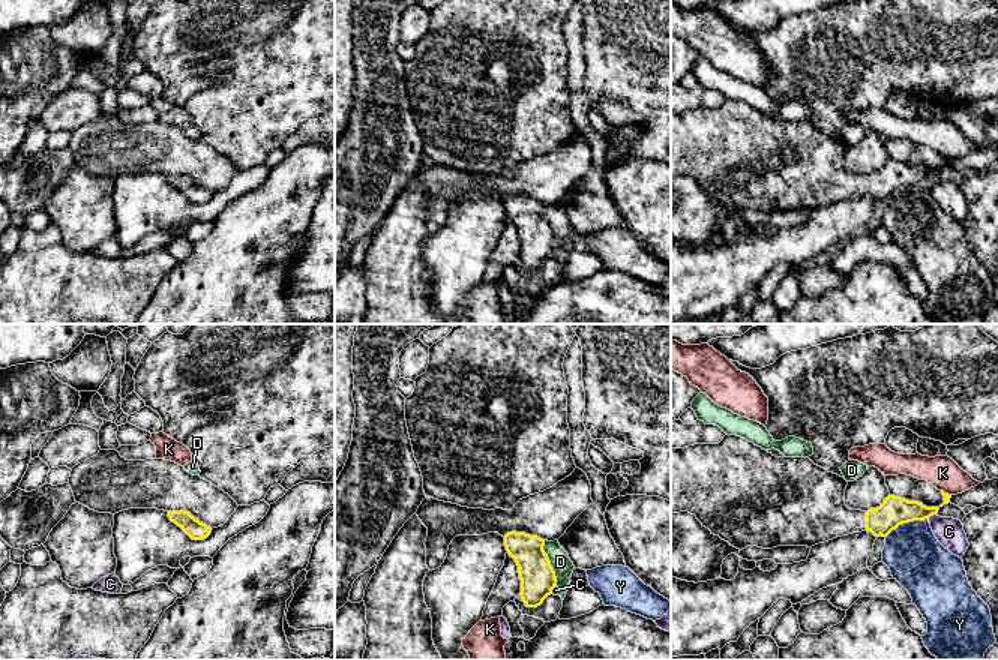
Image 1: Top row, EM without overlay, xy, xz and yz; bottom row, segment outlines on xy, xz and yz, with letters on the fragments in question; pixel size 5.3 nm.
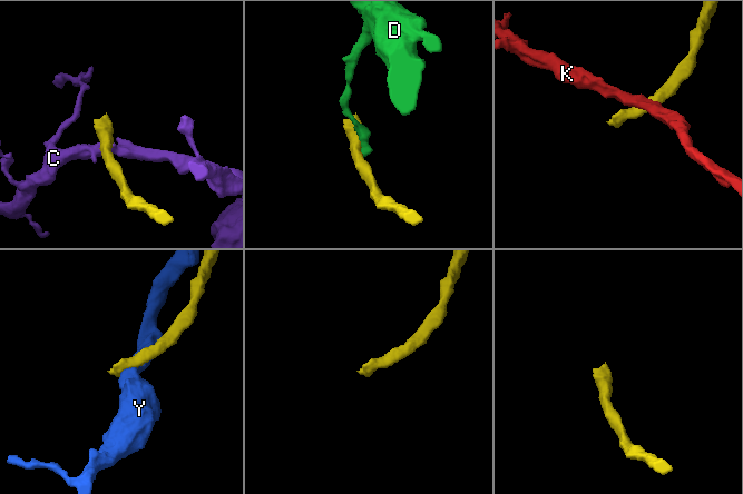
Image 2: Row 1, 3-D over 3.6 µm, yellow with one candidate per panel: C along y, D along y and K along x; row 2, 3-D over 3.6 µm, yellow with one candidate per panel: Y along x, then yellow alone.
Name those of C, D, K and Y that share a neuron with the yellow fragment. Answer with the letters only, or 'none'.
none

